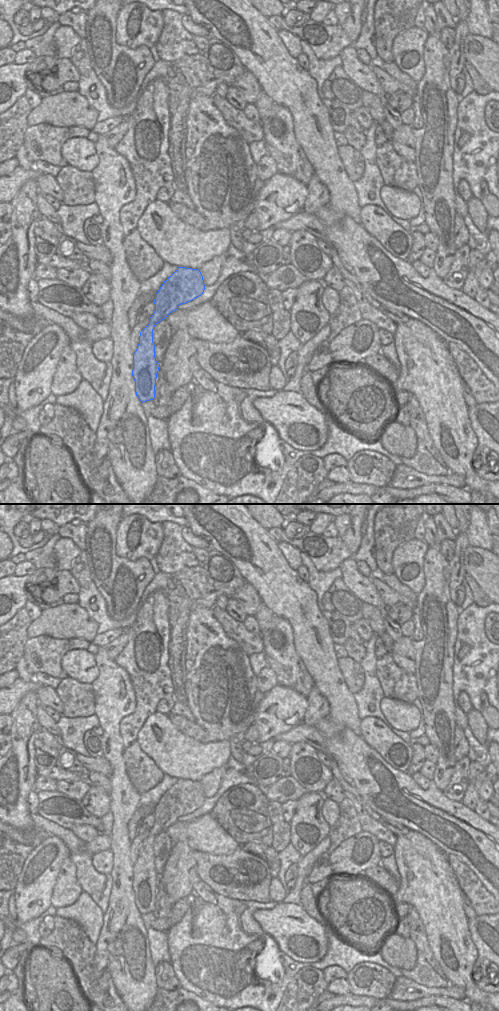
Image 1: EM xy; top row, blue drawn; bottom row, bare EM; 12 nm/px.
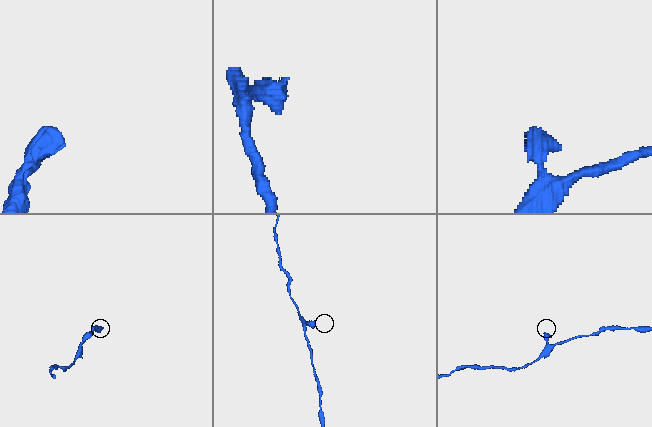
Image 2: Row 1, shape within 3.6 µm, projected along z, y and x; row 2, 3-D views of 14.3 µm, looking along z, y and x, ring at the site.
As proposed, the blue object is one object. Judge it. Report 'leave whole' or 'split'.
leave whole

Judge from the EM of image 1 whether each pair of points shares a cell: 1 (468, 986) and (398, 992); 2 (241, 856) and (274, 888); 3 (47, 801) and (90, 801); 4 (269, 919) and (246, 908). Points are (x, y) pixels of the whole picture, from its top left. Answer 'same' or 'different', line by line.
1: different
2: different
3: different
4: different

